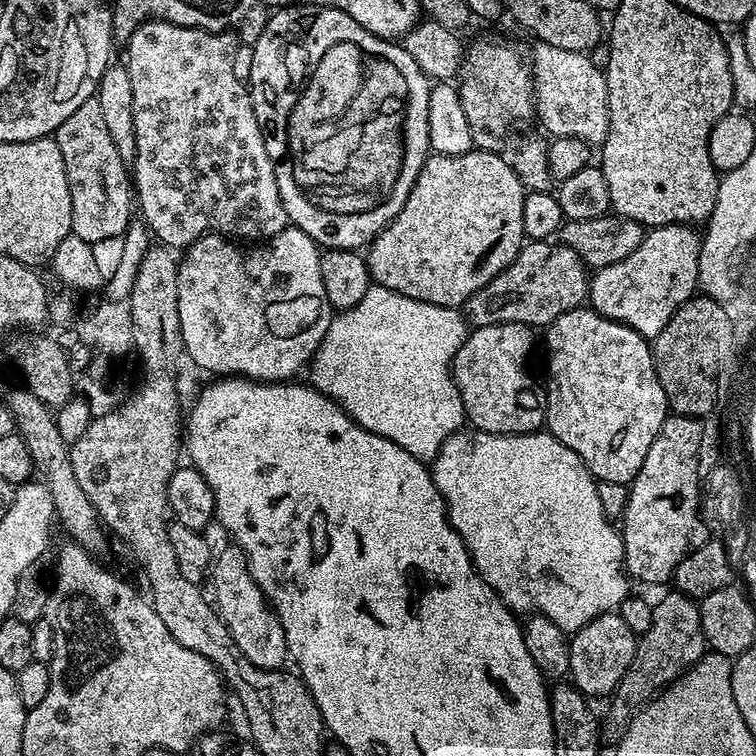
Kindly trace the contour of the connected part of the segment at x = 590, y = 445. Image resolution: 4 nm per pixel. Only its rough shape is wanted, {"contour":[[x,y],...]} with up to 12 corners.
{"contour":[[554,318],[546,428],[631,485],[670,415],[649,341]]}

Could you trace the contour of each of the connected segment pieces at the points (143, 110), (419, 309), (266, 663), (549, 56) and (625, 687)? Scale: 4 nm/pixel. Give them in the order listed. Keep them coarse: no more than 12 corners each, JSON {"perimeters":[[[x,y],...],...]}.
{"perimeters":[[[231,31],[126,42],[134,200],[173,250],[290,224]],[[369,283],[310,383],[431,462],[466,424],[470,325]],[[241,548],[210,565],[211,603],[250,663],[283,669],[286,634]],[[537,43],[534,112],[549,137],[603,145],[608,77]],[[670,590],[652,607],[611,695],[621,735],[707,651],[699,605]]]}

